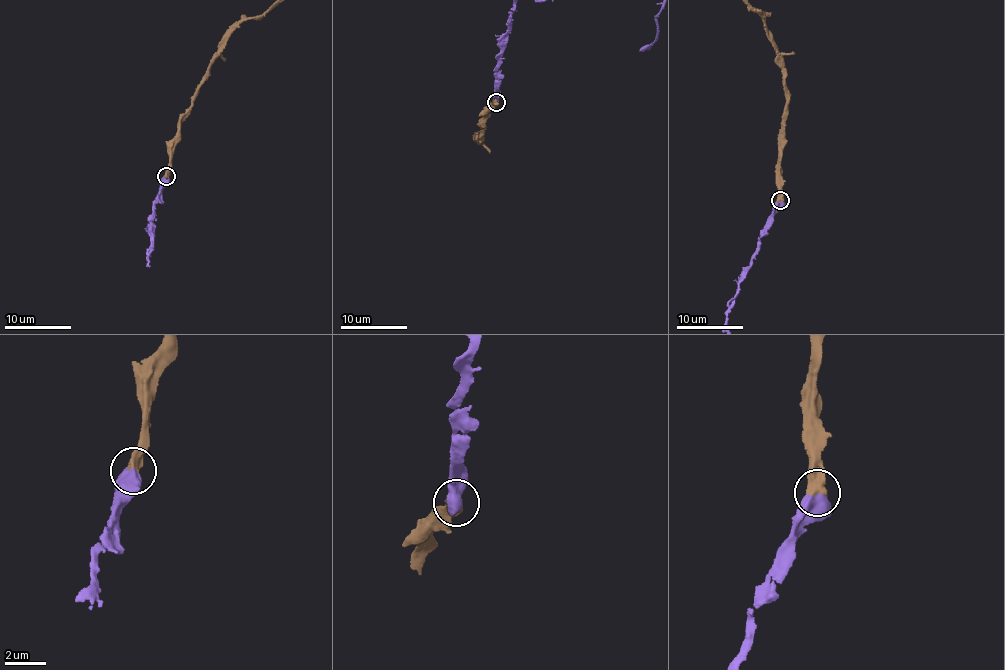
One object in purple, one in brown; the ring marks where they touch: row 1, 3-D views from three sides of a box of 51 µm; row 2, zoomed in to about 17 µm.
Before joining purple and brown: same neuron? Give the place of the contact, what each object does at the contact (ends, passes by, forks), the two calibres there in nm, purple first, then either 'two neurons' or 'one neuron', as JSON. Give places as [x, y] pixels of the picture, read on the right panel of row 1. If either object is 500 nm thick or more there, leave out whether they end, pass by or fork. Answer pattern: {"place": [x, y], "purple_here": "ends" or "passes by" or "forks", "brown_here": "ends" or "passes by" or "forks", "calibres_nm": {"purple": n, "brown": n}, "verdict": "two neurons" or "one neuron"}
{"place": [780, 200], "calibres_nm": {"purple": 700, "brown": 550}, "verdict": "one neuron"}

